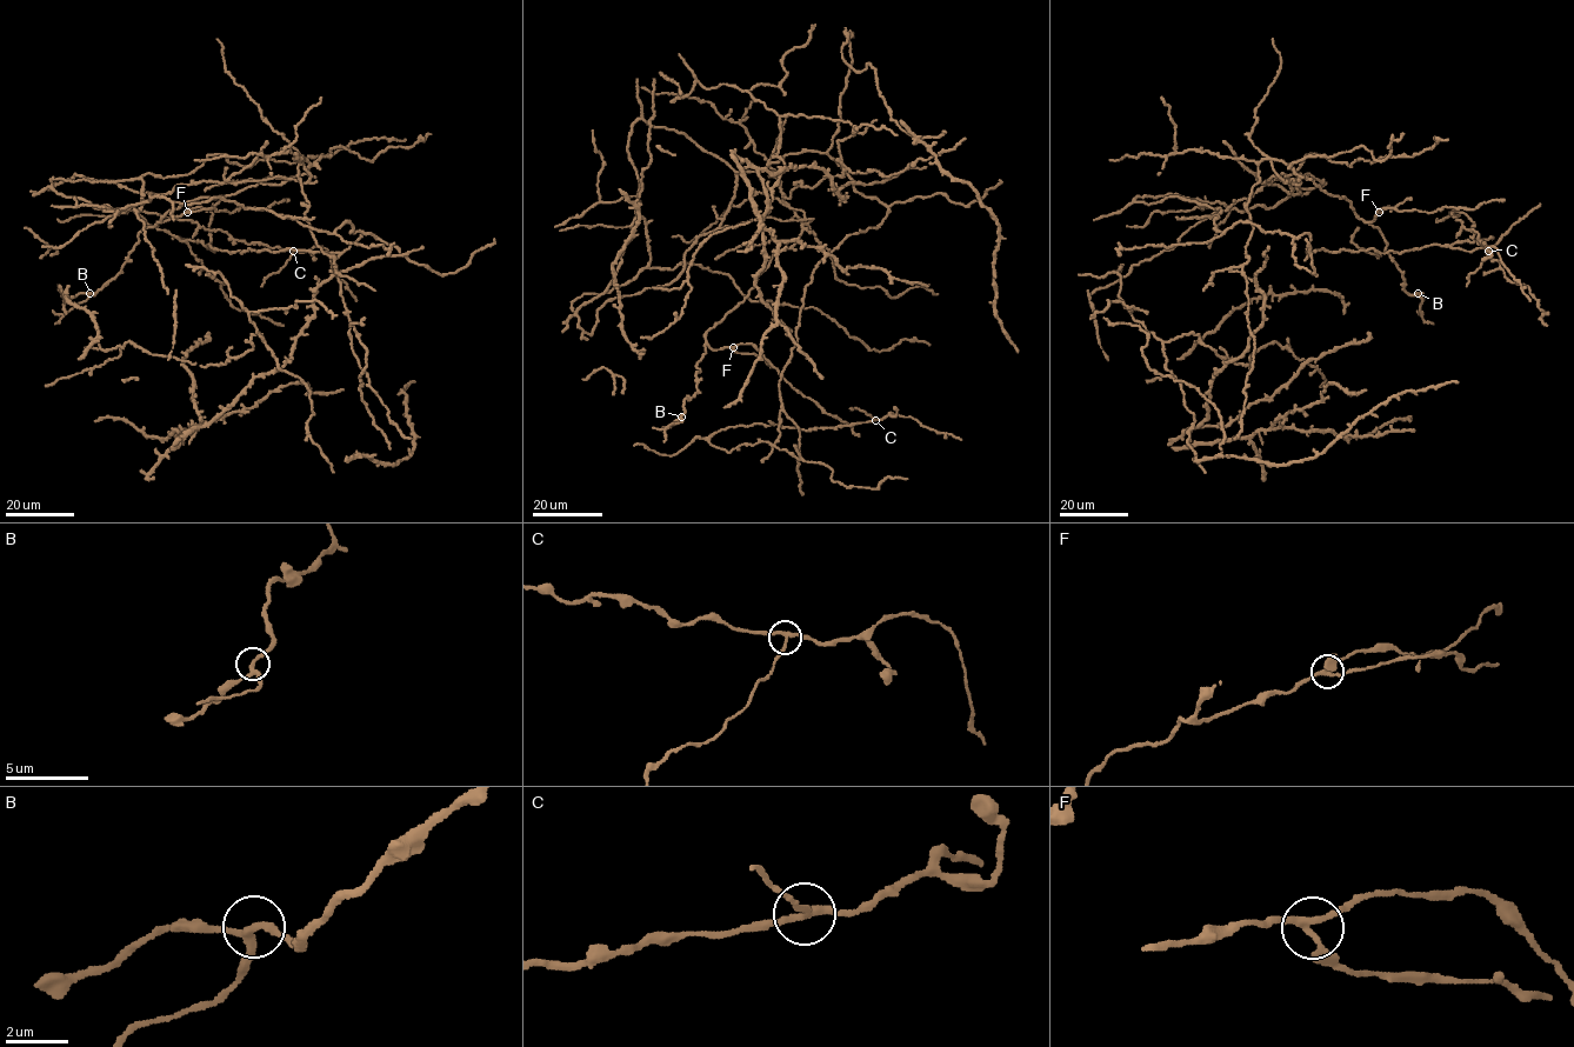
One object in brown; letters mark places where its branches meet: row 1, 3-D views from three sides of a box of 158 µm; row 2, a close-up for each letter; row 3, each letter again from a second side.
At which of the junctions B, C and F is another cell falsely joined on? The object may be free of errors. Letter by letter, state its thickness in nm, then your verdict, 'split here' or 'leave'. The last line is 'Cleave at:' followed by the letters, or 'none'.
B: 240 nm thick; leave
C: 190 nm thick; split here
F: 200 nm thick; leave
Cleave at: C

